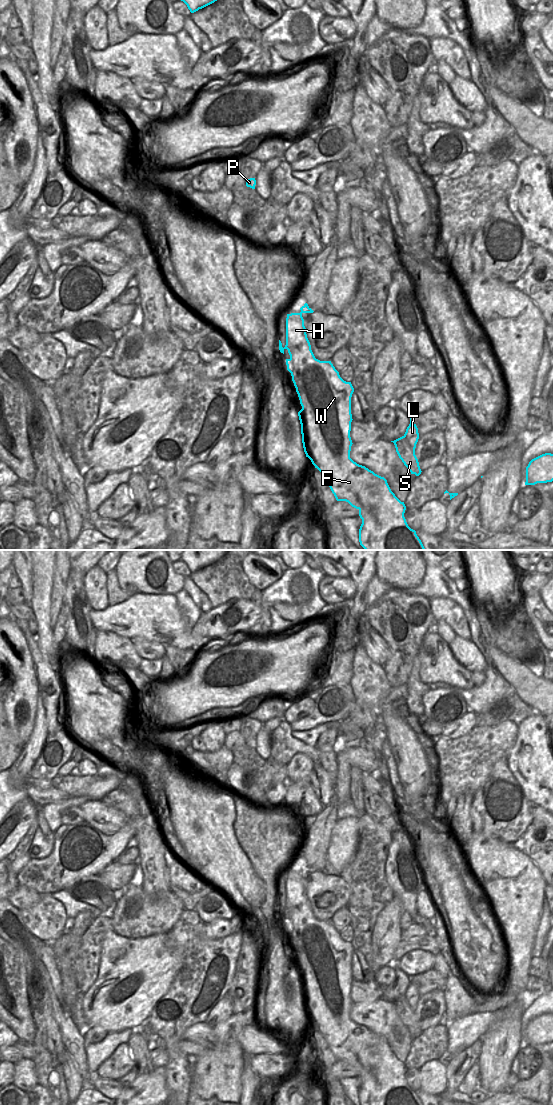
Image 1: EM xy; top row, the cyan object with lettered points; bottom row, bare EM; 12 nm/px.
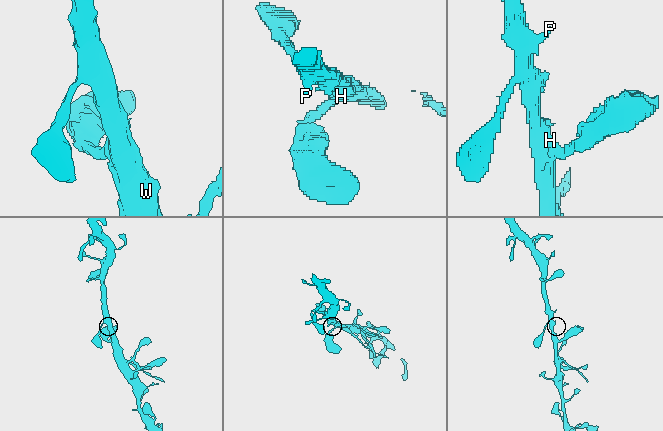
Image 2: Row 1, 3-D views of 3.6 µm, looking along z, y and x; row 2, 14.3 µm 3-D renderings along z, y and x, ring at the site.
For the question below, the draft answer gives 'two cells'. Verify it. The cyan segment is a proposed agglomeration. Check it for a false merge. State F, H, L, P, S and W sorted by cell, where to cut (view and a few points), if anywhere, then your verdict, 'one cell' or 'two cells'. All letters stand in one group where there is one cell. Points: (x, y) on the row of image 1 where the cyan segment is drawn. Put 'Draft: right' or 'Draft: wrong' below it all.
groups F H L P W / S; cut xy (404, 435), (407, 443), (414, 451); two cells
Draft: right

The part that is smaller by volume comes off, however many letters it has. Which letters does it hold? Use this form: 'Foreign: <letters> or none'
Foreign: S

